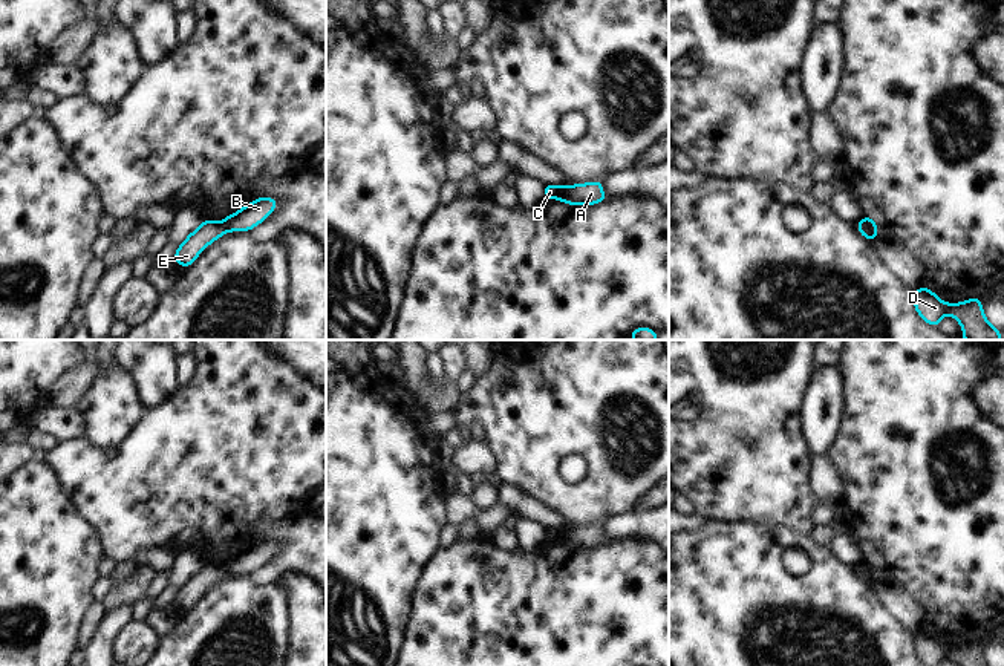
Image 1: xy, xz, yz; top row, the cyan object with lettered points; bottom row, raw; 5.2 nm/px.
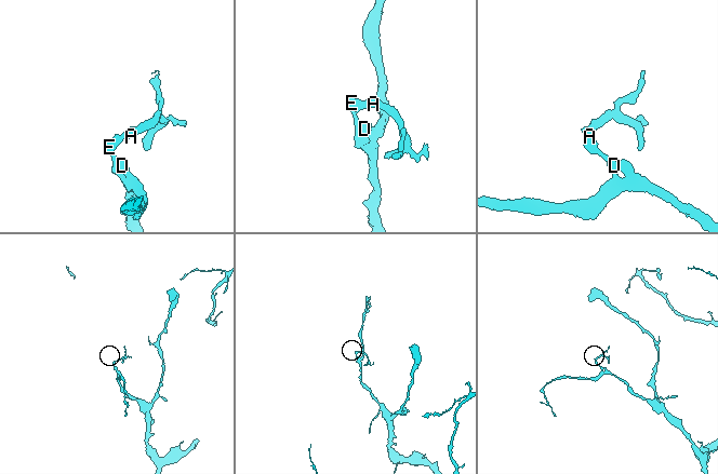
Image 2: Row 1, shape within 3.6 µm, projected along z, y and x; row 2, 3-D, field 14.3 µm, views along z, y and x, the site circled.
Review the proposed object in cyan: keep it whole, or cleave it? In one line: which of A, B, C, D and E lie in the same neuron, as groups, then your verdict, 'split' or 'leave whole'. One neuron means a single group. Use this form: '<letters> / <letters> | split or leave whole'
A B / C D E | split

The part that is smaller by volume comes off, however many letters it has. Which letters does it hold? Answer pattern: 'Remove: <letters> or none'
Remove: A, B

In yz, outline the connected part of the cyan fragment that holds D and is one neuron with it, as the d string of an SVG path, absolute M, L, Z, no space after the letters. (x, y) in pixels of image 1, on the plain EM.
M929 631L914 634L914 651L926 666L940 666L944 657L950 657L958 666L989 666L980 640L961 646L944 646Z

